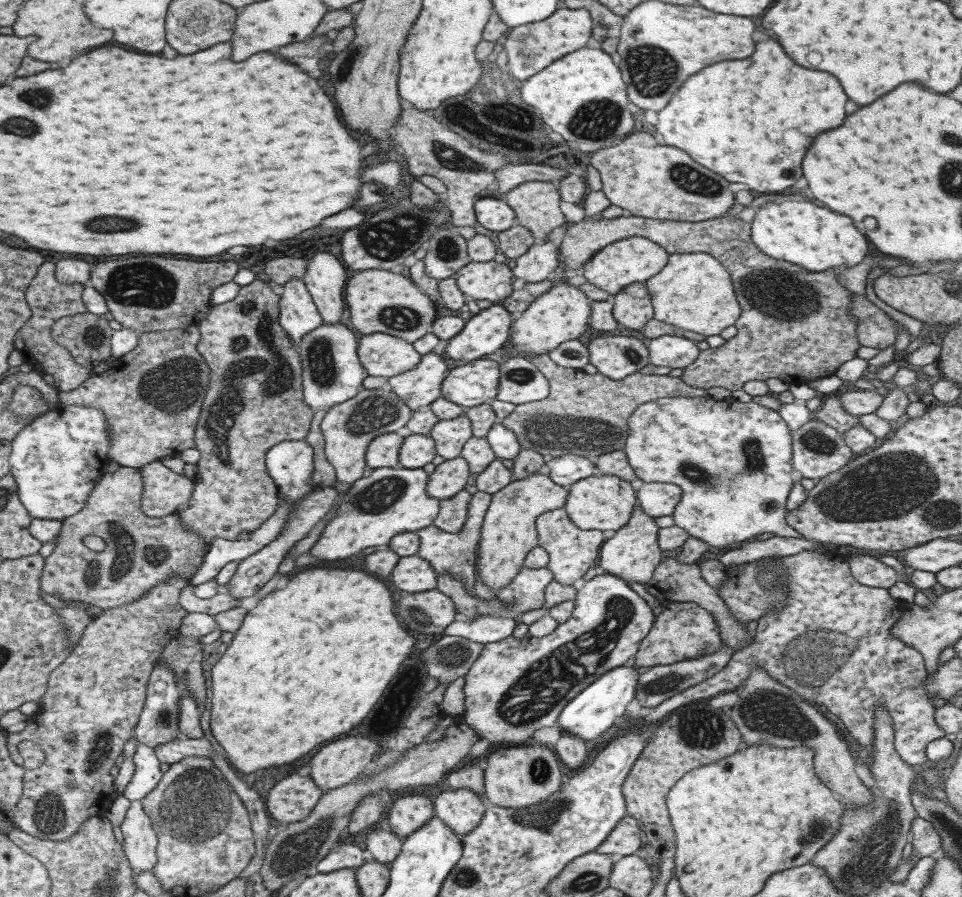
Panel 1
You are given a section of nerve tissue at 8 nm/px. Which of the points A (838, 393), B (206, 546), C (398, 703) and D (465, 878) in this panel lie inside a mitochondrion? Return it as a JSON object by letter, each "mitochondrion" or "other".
{"A":"other","B":"other","C":"mitochondrion","D":"mitochondrion"}

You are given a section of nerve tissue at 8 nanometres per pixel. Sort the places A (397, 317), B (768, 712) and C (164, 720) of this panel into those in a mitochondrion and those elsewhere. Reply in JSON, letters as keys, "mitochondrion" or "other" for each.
{"A":"mitochondrion","B":"mitochondrion","C":"mitochondrion"}

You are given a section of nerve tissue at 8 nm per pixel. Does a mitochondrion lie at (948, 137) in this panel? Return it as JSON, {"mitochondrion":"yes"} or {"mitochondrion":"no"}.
{"mitochondrion":"yes"}

